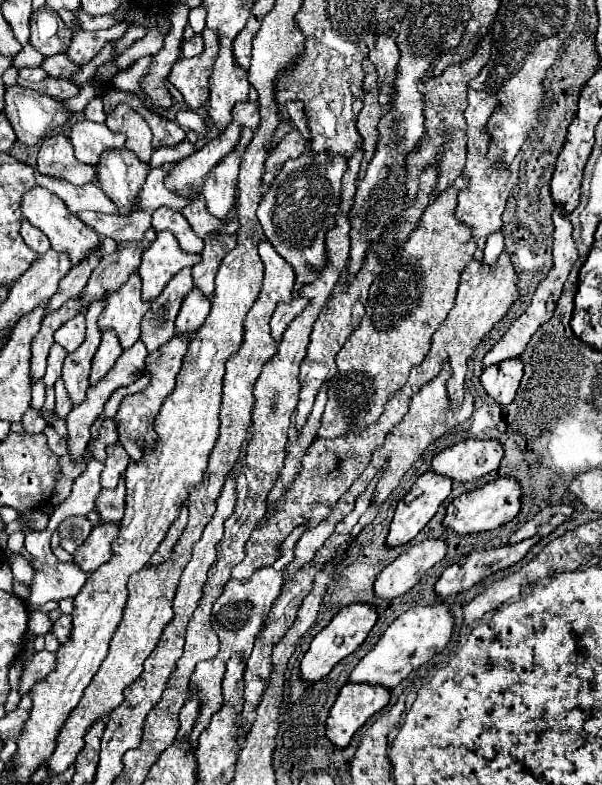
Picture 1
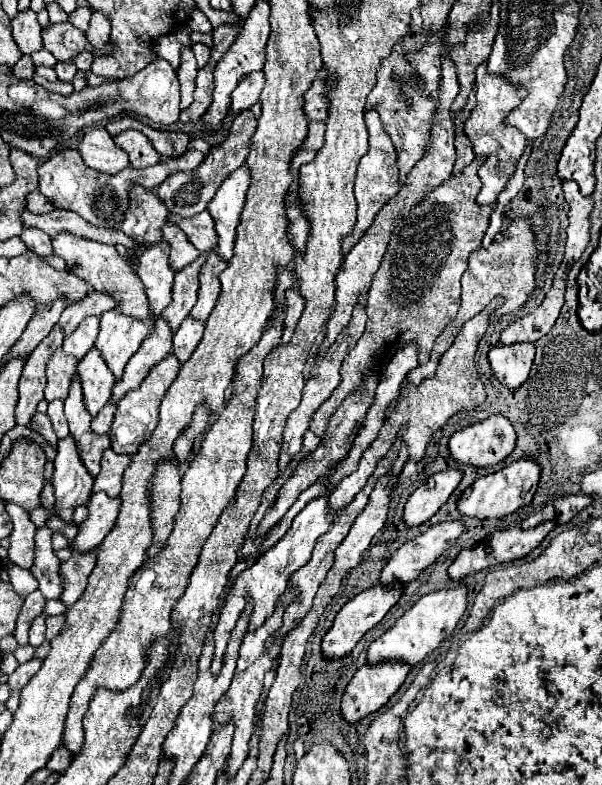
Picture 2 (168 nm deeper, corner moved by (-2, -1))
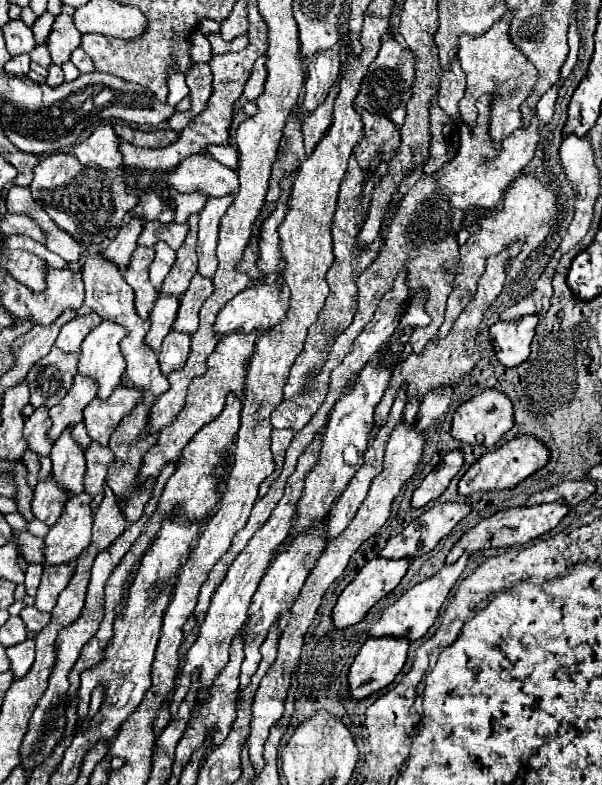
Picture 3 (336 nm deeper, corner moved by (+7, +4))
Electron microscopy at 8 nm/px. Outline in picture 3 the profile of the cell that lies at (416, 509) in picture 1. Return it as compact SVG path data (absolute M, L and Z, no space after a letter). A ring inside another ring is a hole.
M452 451L448 453L426 477L424 481L420 483L420 487L412 493L412 501L410 505L412 507L424 507L428 505L430 501L438 499L444 489L448 487L448 483L452 481L452 477L460 471L462 467L462 451Z

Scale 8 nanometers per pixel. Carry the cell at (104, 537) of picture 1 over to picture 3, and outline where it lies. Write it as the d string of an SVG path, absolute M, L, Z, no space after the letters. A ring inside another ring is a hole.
M62 563L62 565L56 565L56 567L50 565L50 567L44 569L42 581L40 581L40 587L38 587L38 593L36 593L36 607L40 611L50 613L54 609L56 599L66 589L66 585L70 583L72 573L74 573L74 565L70 565L70 563Z

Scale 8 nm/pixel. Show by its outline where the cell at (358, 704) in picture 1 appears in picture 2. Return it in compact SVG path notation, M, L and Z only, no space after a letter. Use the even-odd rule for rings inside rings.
M387 660L377 666L365 664L355 672L341 700L343 718L351 724L379 710L405 682L411 666L401 660Z

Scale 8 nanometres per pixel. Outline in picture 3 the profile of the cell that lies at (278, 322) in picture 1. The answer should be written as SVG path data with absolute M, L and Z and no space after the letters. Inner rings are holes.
M266 281L260 283L256 287L250 287L242 293L238 293L220 313L216 319L216 333L218 335L228 335L232 331L258 331L264 333L268 329L274 329L276 325L280 325L286 319L286 311L288 311L288 289L286 285L282 285L282 289L278 287L276 281Z

